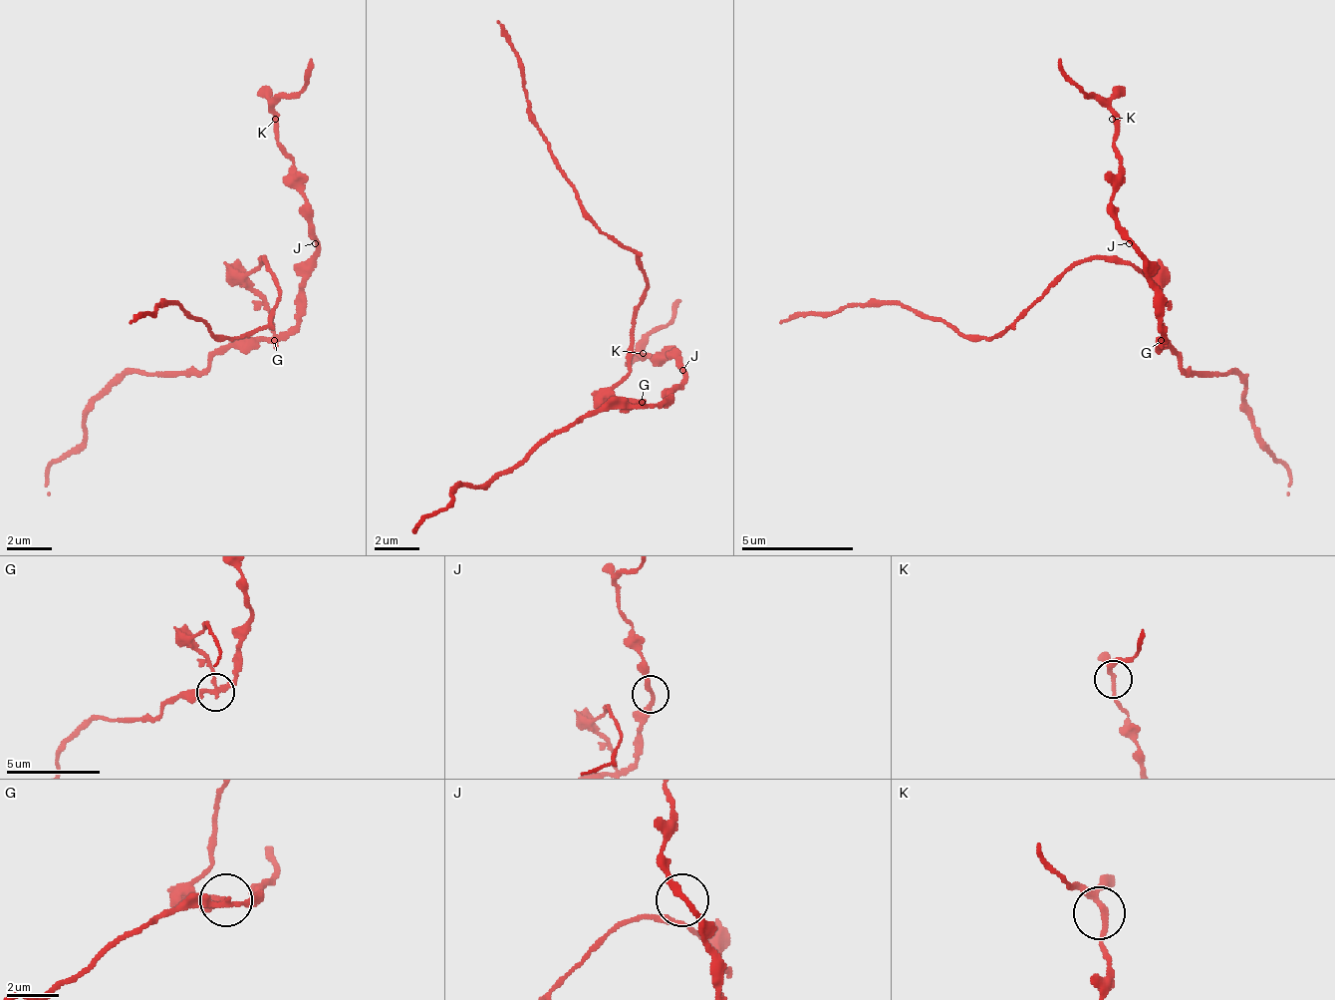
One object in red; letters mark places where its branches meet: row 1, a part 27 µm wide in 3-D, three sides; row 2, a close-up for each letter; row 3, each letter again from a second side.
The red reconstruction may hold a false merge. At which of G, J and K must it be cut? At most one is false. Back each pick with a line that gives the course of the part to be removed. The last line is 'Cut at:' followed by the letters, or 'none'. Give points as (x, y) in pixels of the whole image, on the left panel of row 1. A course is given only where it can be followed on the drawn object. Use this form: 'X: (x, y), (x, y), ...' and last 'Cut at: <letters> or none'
G: (275, 339), (270, 305), (247, 282), (264, 260), (281, 293), (275, 316), (236, 339), (179, 305), (129, 322)
Cut at: G

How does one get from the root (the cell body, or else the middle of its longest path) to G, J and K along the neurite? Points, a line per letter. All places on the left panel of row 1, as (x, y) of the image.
G: (264, 260), (247, 277), (247, 282), (258, 293), (264, 310), (270, 316), (270, 333), (275, 339)
J: (264, 260), (247, 282), (270, 322), (287, 333), (298, 322), (298, 282), (315, 254), (315, 243)
K: (264, 260), (247, 282), (287, 333), (315, 231), (275, 119)

